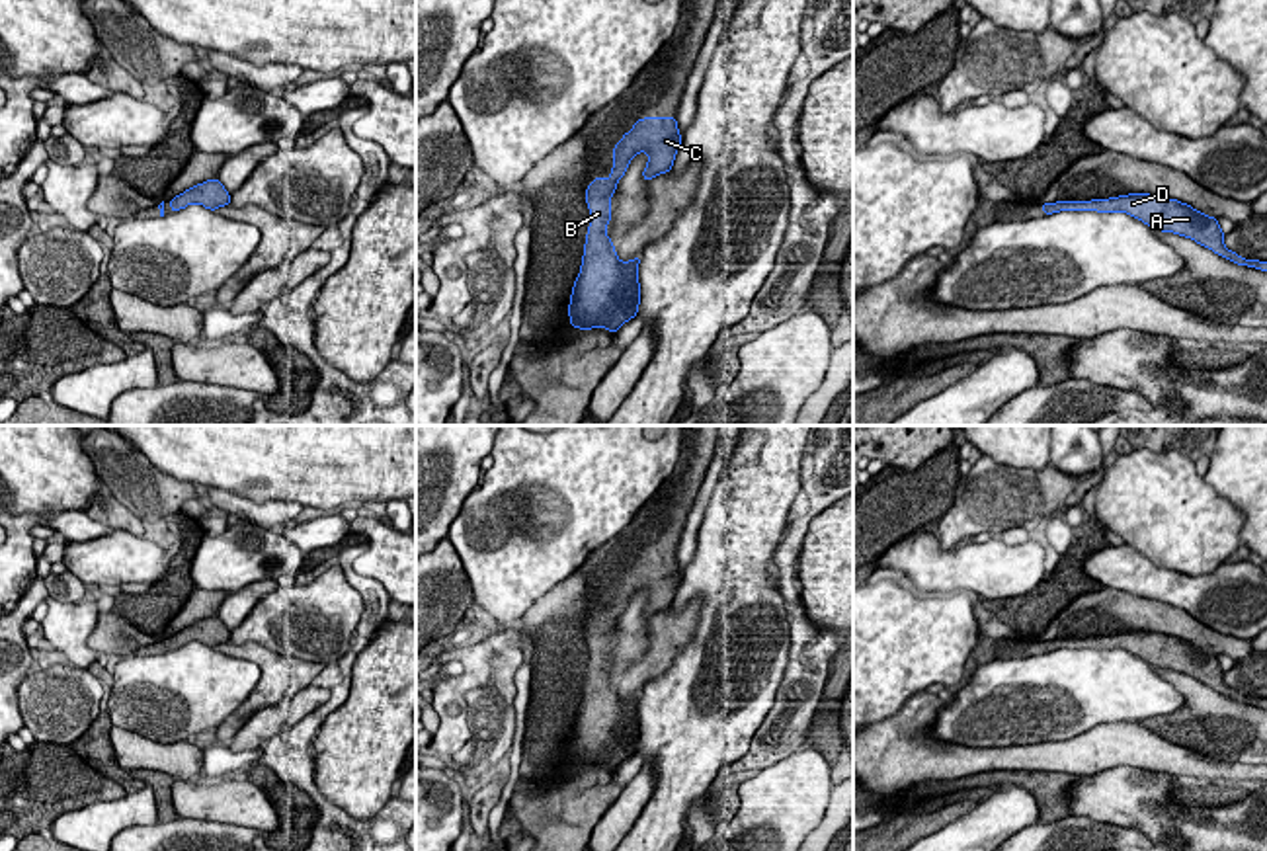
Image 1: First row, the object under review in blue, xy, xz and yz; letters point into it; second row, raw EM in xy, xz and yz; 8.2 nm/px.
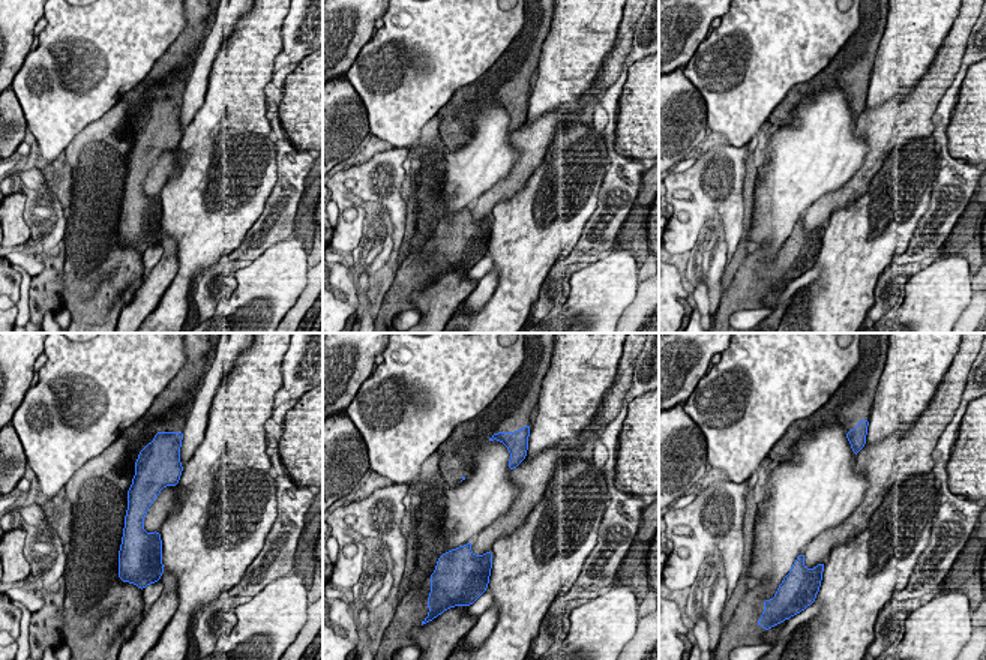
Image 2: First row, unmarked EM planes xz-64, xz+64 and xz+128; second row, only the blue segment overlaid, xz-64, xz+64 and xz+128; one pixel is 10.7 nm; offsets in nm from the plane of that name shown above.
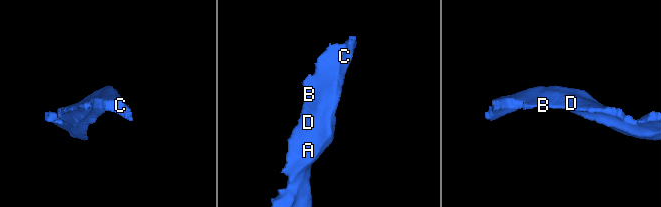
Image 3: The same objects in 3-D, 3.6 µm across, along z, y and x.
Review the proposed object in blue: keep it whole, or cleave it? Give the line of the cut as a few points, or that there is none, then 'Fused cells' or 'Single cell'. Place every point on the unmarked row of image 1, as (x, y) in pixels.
No split. Single cell

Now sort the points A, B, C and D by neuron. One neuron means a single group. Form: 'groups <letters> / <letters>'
groups A B C D

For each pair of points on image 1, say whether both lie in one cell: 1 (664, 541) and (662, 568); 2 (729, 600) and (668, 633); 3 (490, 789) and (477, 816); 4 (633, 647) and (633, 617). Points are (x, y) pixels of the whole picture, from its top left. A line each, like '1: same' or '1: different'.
1: same
2: different
3: same
4: same

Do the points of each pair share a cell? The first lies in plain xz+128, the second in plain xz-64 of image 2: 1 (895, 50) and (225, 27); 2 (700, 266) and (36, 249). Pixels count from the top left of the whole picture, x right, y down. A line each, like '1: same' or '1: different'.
1: different
2: same

